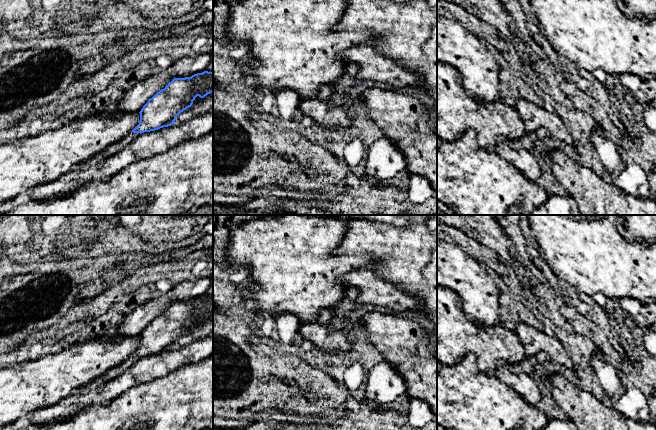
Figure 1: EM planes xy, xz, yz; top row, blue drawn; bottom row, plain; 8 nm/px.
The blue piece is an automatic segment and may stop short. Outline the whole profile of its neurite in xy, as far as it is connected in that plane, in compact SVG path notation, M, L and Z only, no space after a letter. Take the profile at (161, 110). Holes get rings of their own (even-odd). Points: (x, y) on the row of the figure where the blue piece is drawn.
M204 71L191 77L174 78L143 106L139 124L116 143L86 161L88 166L101 162L126 147L138 133L155 131L174 124L176 117L191 107L197 96L204 98L213 92L213 72Z

